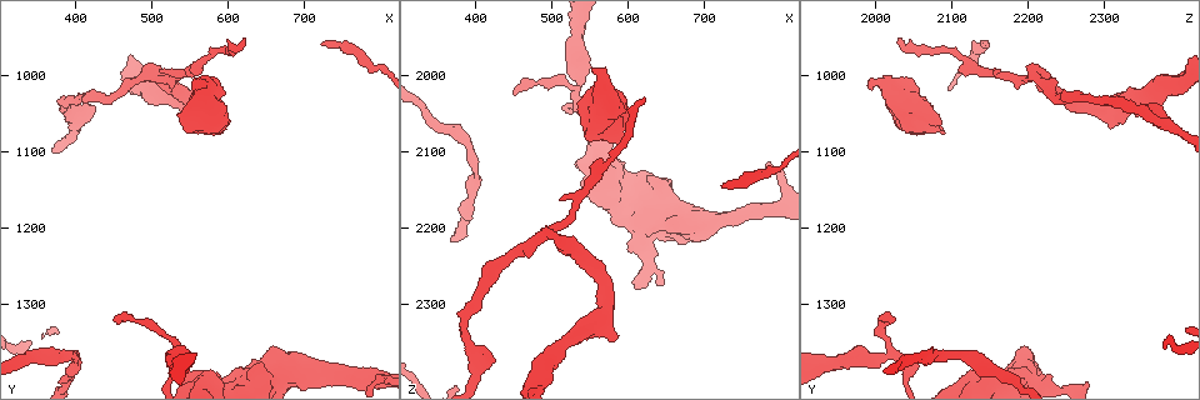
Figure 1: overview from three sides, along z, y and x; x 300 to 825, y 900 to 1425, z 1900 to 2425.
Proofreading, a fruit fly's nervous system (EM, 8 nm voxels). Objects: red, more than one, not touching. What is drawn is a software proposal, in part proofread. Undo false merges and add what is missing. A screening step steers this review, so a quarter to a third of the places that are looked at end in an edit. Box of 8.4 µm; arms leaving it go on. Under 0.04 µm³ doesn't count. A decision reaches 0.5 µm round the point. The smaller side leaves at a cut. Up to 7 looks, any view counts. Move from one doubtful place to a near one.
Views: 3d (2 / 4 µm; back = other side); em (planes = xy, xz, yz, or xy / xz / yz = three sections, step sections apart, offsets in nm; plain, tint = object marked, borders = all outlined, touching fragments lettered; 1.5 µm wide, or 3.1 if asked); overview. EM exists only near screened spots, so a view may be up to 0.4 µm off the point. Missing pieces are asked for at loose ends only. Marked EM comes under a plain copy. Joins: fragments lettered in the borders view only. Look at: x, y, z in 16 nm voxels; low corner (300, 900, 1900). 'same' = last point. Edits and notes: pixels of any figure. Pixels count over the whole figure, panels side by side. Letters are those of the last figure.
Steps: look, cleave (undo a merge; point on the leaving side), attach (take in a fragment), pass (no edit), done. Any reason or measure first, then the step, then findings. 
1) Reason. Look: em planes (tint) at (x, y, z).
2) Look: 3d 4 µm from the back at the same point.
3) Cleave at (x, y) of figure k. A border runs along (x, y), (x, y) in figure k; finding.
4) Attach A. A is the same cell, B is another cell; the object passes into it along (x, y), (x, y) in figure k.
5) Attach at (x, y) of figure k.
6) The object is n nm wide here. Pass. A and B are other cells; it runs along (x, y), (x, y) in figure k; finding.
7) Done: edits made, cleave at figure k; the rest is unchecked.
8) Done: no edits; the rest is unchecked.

Free end. Look: em planes (borders) at (550, 1020, 1990).

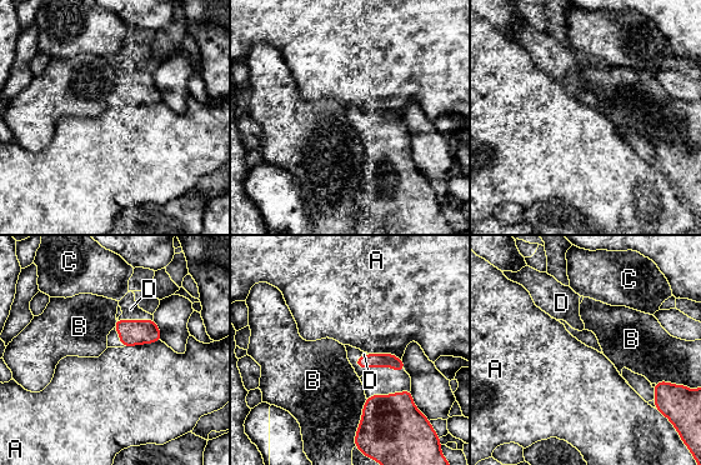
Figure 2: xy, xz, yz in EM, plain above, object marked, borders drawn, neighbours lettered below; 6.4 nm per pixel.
Attach D. D is the same cell, A, B and C are other cells; it goes on there.

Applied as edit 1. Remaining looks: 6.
A narrow waist. Look: em xz step 8 (tint) at (400, 1370, 2125).

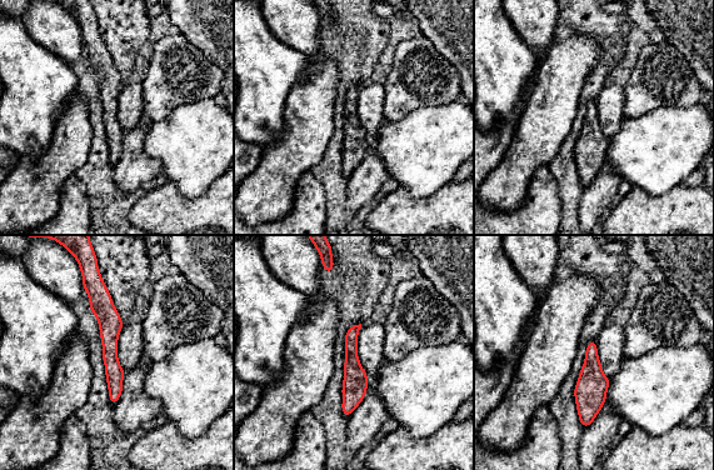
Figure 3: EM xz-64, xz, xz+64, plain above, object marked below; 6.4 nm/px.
Look: em planes (borders) at the same point.

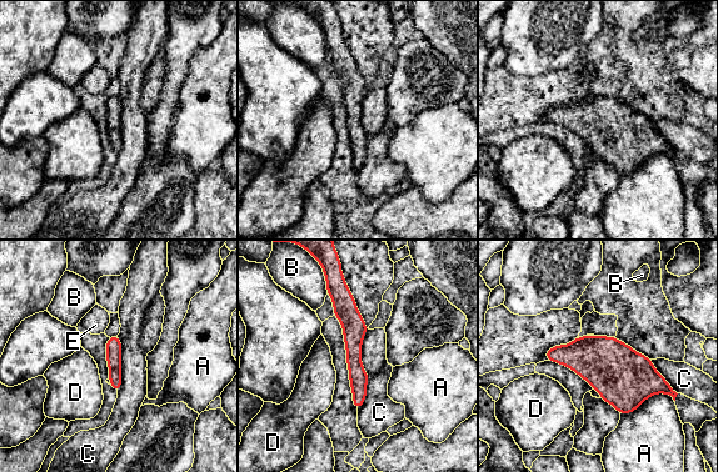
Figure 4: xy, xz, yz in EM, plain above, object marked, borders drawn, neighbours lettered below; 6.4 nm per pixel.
Pass. A, B, C, D and E are other cells; it runs along (339, 287), (353, 324), (358, 403) in figure 4; all the same neuron.

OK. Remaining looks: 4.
Thick turns thin. Look: 3d 4 µm at (540, 1370, 1990).

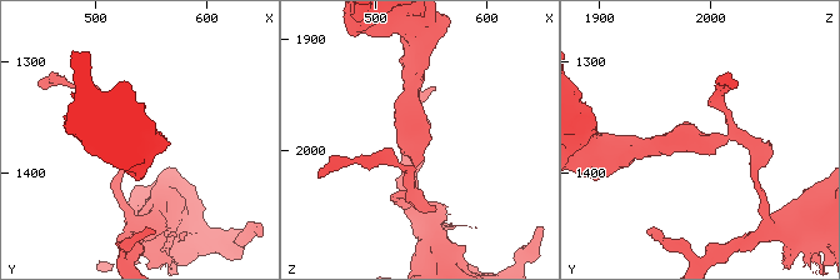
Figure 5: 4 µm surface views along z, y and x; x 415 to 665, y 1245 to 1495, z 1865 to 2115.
Look: em planes (borders) at (540, 1370, 1990).

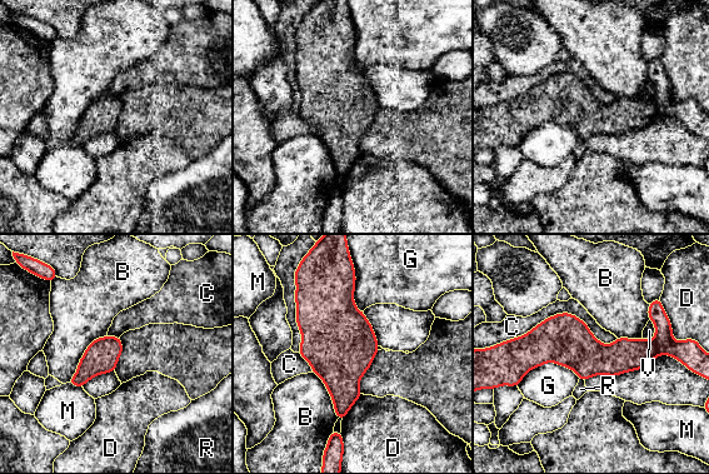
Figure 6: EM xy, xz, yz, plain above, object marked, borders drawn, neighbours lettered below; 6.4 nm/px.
Cleave at (623, 355) of figure 6. B, C, D, G, M, R and V are other cells; the part that leaves runs along (519, 348), (653, 354) in figure 6; a second neuron is stuck on.

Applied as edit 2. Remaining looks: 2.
Done: edits made, attach at figure 2, cleave at figure 6; the rest is unchecked.

